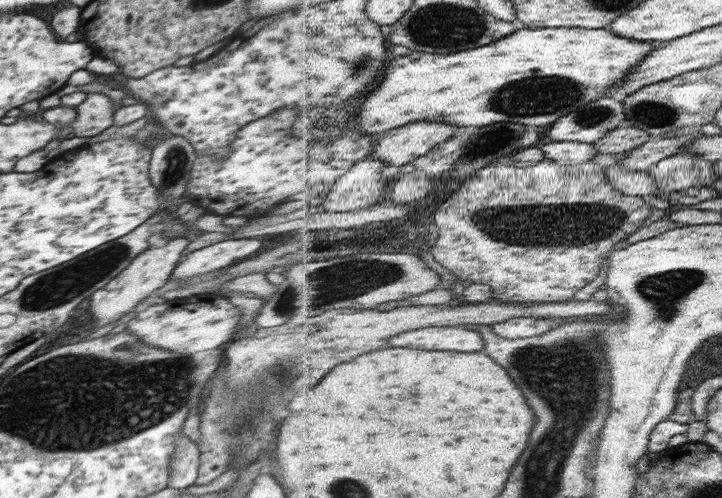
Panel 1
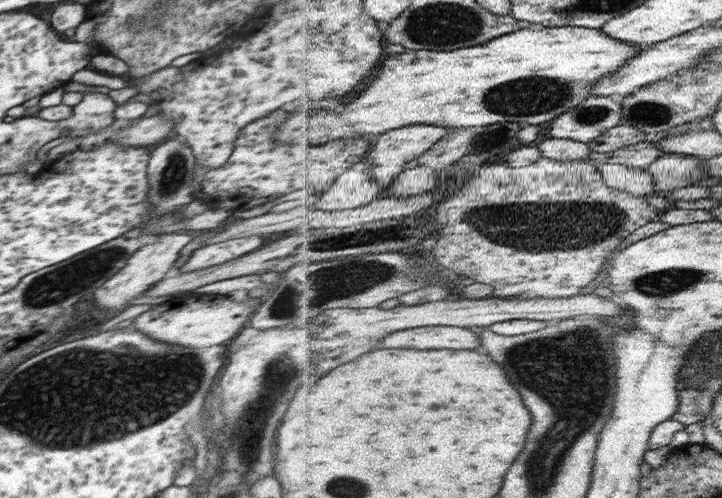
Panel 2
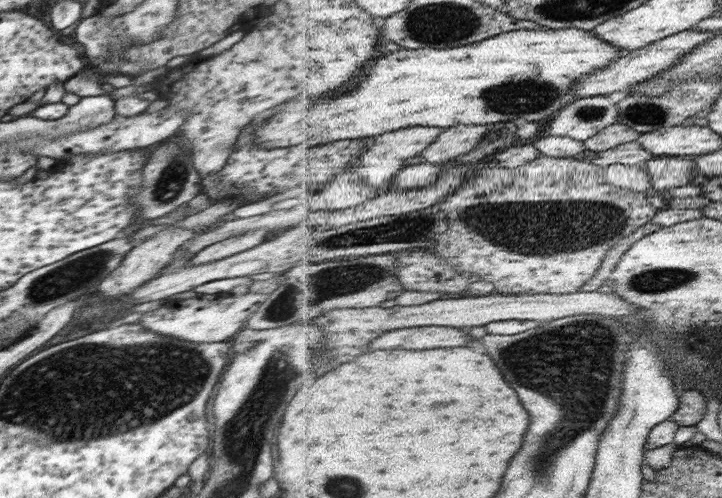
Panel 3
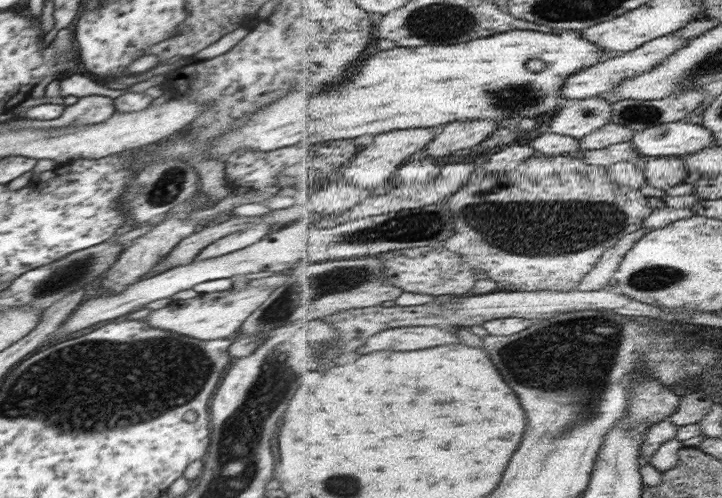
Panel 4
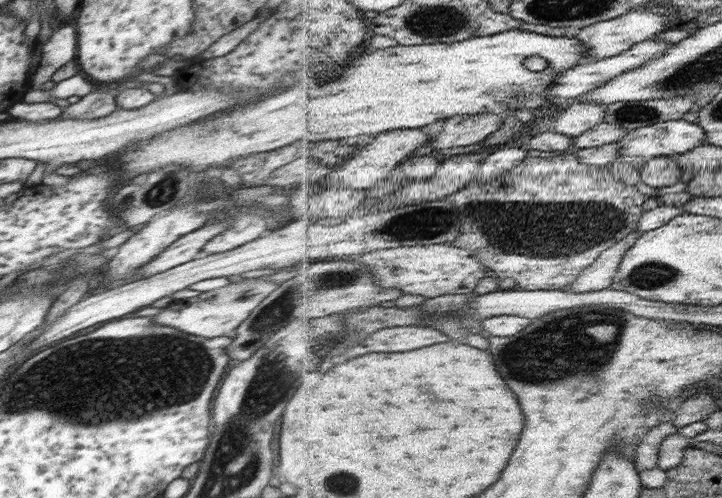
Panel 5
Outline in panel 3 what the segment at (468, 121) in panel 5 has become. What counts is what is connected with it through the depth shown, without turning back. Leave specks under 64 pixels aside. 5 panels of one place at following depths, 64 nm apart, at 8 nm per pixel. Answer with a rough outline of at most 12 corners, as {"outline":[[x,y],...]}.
{"outline":[[490,125],[448,127],[423,155],[433,165],[472,152]]}

